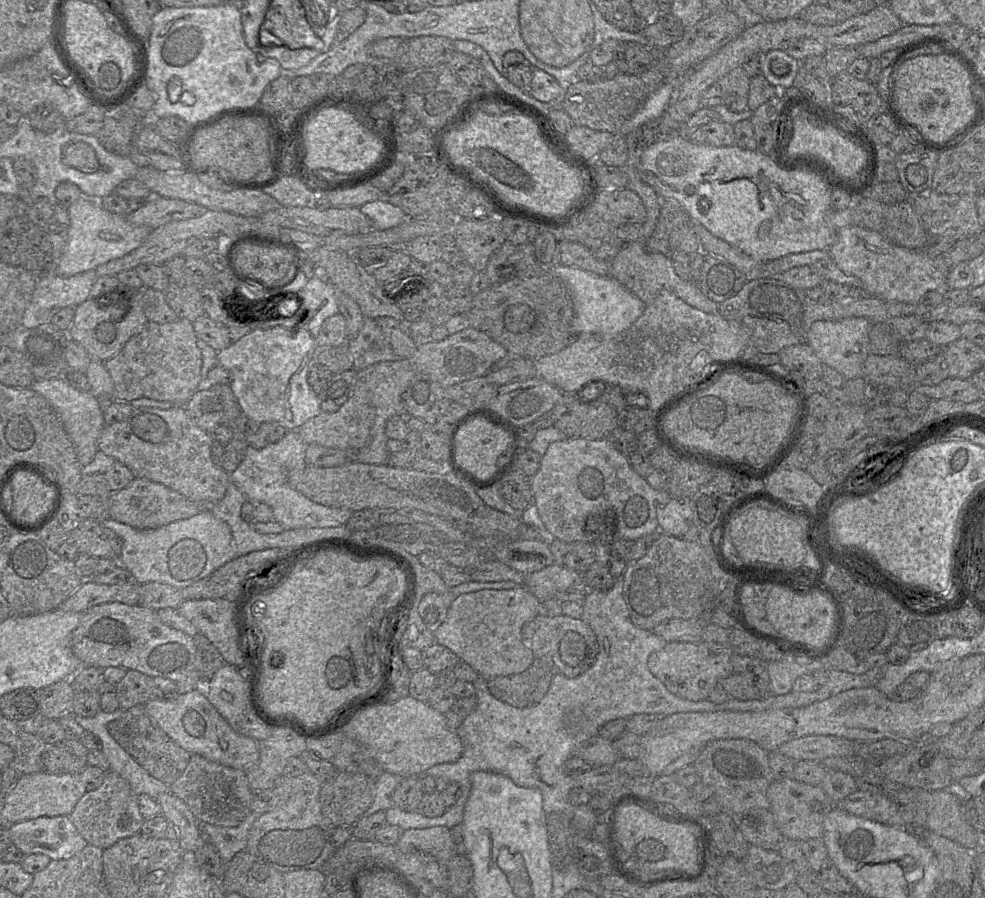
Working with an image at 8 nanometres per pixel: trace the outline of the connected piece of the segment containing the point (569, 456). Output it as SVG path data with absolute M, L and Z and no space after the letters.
M566 438L564 440L559 440L551 443L546 450L545 454L541 458L541 464L540 468L530 478L530 486L533 496L533 503L536 505L538 514L546 528L547 534L551 538L559 539L561 541L564 541L566 543L572 543L572 542L589 542L593 543L596 539L599 538L599 535L596 534L589 534L587 531L597 532L599 533L598 528L601 526L604 528L604 534L608 535L615 535L614 533L611 533L610 530L612 529L612 521L616 521L616 534L620 539L630 540L630 541L636 541L637 539L659 531L659 524L657 519L657 510L664 505L666 505L672 498L670 493L666 490L656 490L653 487L651 487L646 478L639 475L632 467L629 462L628 457L623 455L621 452L619 452L613 444L610 442L607 438L602 439L596 439L596 440L589 440L589 439L583 439L583 438Z

